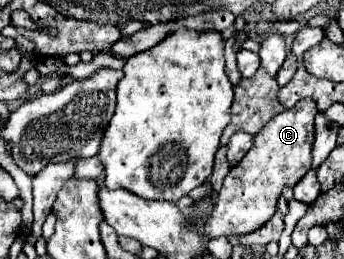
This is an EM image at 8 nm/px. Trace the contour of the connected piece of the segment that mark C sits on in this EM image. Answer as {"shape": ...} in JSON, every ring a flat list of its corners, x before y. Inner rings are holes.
{"shape":[[312,98,300,100,294,108,284,110,272,118,256,136,250,152,236,164,224,178,224,186,216,196,214,210,204,224,204,236,240,236,250,234,264,226,276,212,278,196,284,186,294,186,312,168,312,142,314,142,314,116,318,114]]}

